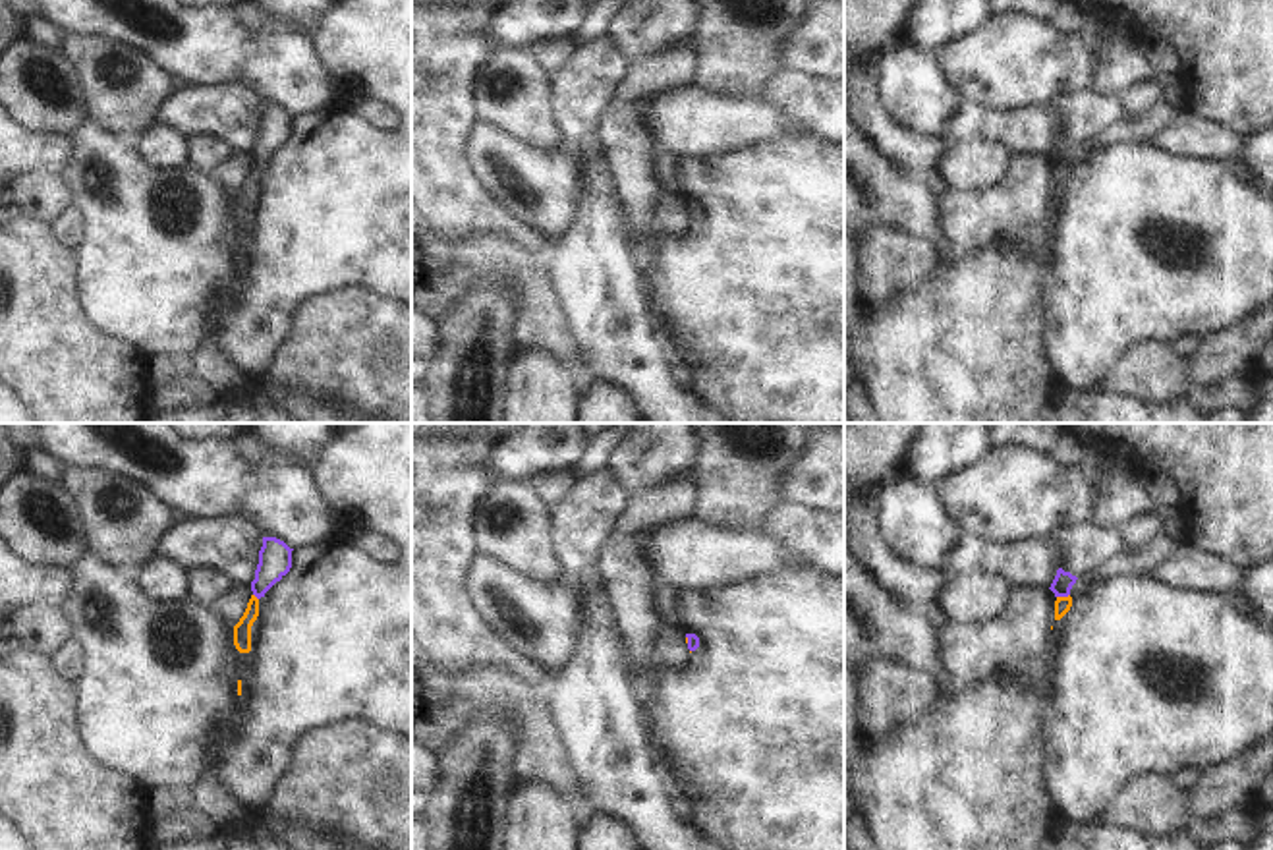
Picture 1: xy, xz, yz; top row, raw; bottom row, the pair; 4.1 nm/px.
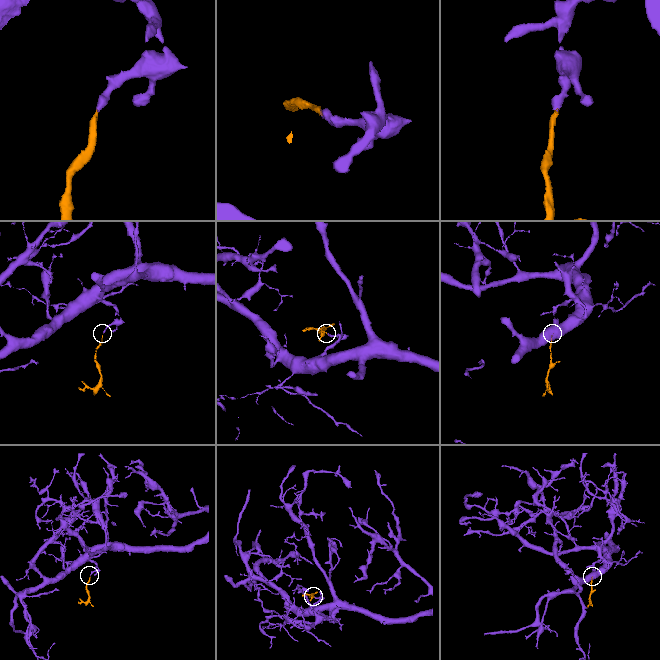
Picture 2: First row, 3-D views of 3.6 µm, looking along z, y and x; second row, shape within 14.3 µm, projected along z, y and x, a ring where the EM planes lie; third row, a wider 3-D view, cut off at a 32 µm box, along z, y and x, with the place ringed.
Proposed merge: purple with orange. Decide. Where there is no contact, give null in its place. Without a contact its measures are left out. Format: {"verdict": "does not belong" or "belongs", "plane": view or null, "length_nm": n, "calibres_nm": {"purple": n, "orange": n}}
{"verdict": "belongs", "plane": "yz", "length_nm": 60, "calibres_nm": {"purple": 90, "orange": 70}}

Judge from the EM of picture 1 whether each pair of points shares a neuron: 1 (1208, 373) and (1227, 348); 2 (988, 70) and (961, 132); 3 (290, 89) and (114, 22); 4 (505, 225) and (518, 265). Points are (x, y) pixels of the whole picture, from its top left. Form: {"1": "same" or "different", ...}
{"1": "same", "2": "different", "3": "same", "4": "different"}

